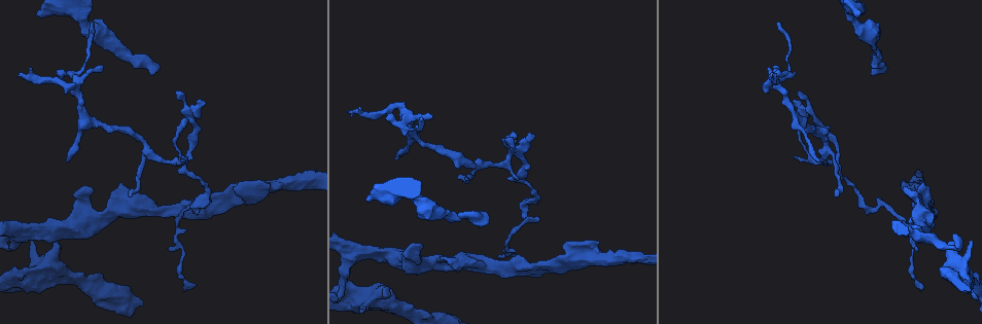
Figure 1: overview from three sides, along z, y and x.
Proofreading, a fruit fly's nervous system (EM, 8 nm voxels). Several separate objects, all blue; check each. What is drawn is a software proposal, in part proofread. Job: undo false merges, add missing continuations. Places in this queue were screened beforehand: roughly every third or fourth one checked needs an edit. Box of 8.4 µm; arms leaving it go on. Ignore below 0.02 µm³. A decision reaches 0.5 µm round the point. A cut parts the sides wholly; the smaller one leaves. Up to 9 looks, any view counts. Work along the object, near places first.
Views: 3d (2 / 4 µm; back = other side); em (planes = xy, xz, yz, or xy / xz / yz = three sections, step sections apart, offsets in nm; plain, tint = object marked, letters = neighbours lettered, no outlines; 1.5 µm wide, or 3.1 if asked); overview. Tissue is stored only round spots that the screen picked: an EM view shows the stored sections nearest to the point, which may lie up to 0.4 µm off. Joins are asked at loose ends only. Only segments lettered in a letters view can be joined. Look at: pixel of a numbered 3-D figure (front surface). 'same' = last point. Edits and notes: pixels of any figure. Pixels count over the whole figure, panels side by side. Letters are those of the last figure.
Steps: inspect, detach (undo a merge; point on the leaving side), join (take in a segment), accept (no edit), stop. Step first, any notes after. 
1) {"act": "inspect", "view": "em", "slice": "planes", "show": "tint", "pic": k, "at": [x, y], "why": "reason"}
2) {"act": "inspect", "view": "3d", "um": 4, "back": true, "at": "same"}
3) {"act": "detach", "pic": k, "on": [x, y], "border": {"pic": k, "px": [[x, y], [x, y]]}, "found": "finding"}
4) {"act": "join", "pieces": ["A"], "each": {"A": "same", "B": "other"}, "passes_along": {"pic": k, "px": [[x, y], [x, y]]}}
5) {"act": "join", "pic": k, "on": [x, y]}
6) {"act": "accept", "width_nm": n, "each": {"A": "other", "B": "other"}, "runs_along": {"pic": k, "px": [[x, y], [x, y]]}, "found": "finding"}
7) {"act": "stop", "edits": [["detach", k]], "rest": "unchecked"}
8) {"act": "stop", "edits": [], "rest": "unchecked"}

{"act": "inspect", "view": "em", "slice": "planes", "show": "tint", "pic": 1, "at": [432, 118], "why": "tapers out"}

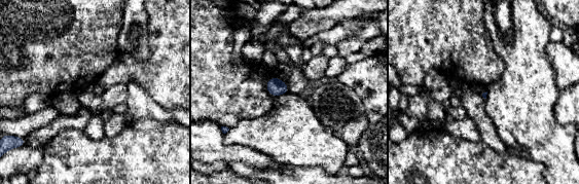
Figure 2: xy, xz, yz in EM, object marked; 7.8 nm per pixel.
{"act": "inspect", "view": "em", "slice": "planes", "show": "letters", "at": "same"}

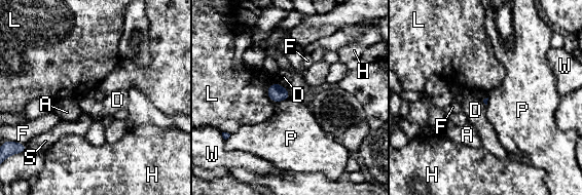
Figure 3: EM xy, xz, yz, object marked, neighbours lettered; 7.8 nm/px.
{"act": "accept", "each": {"A": "other", "D": "other", "F": "other", "H": "other", "L": "other", "P": "other", "S": "other", "W": "other"}, "found": "none of them fits"}

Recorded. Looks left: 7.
{"act": "inspect", "view": "3d", "um": 2, "back": true, "pic": 1, "at": [20, 75], "why": "branch stops here"}

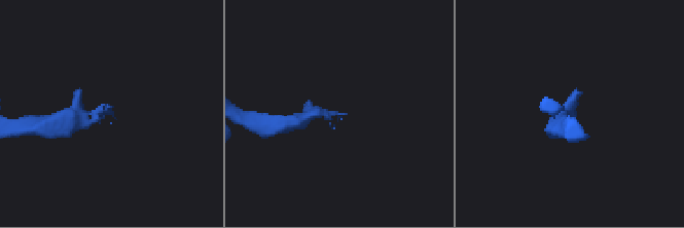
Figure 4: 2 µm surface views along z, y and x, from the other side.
{"act": "inspect", "view": "em", "slice": "xy", "step": 8, "show": "tint", "pic": 4, "at": [110, 108]}

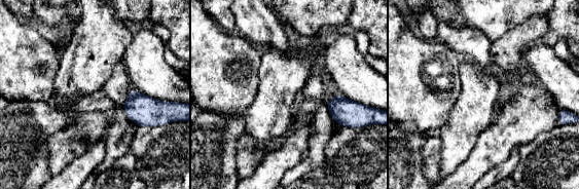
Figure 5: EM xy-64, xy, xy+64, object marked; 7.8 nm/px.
{"act": "inspect", "view": "em", "slice": "planes", "show": "letters", "at": "same"}

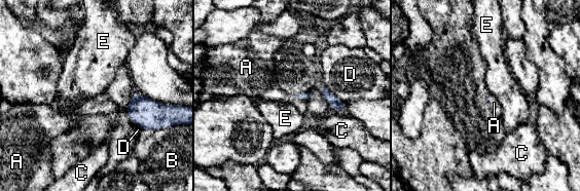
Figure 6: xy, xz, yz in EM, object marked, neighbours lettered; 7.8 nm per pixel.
{"act": "join", "pieces": ["A"], "each": {"A": "same", "B": "other", "C": "other", "D": "other", "E": "other"}, "passes_along": {"pic": 6, "px": [[306, 96], [299, 97], [268, 89]]}, "found": "it goes on there"}

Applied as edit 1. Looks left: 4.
{"act": "inspect", "view": "overview", "why": "see it whole again"}

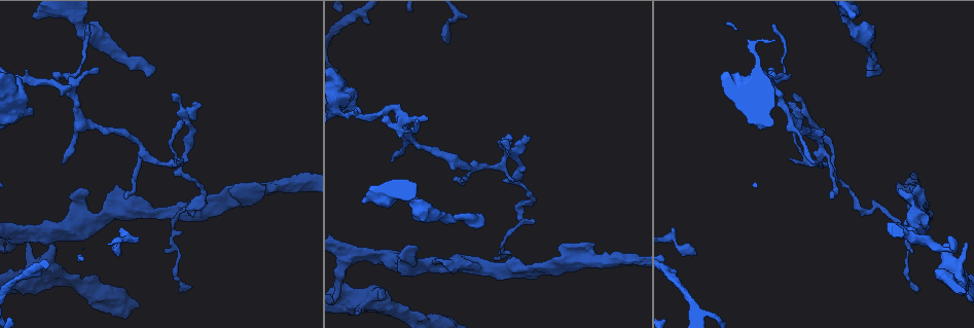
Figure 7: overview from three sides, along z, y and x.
{"act": "inspect", "view": "em", "slice": "planes", "show": "plain", "pic": 7, "at": [115, 185], "why": "branch stops here"}

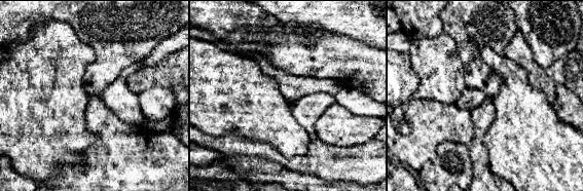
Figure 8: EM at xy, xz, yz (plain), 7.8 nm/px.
{"act": "inspect", "view": "em", "slice": "planes", "show": "letters", "at": "same"}

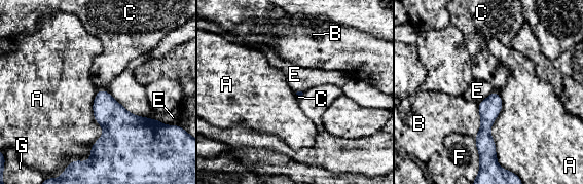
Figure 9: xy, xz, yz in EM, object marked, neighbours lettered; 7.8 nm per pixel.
{"act": "accept", "each": {"A": "other", "B": "other", "C": "other", "E": "other", "F": "other", "G": "other"}, "border": {"pic": 9, "px": [[495, 89], [478, 104]]}, "found": "no lettered segment goes on from it"}

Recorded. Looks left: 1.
{"act": "inspect", "view": "em", "slice": "planes", "show": "letters", "pic": 7, "at": [50, 246], "why": "branch stops here"}

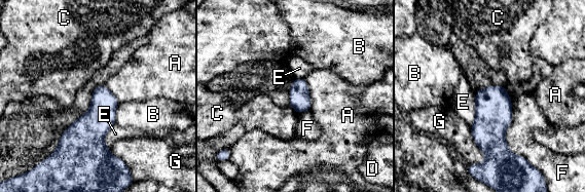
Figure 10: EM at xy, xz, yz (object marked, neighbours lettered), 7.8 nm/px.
{"act": "accept", "each": {"A": "other", "B": "other", "C": "other", "D": "other", "E": "other", "F": "other", "G": "other"}, "border": {"pic": 10, "px": [[303, 78], [311, 99], [309, 110]]}, "found": "no lettered segment goes on from it"}

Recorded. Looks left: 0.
{"act": "stop", "edits": [["join", 6]], "rest": "unchecked"}

